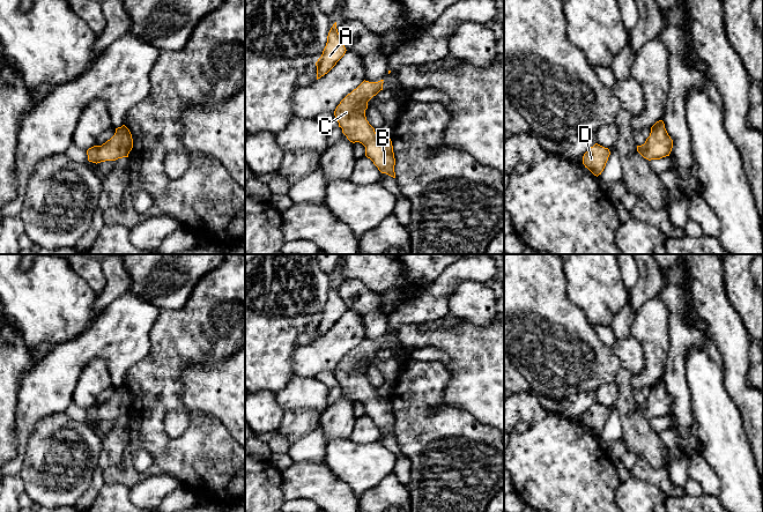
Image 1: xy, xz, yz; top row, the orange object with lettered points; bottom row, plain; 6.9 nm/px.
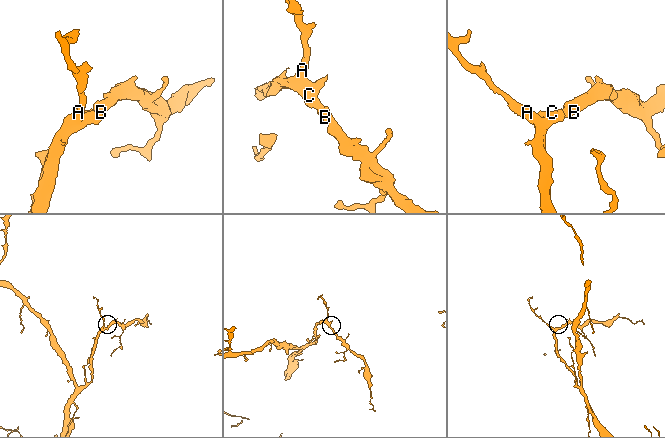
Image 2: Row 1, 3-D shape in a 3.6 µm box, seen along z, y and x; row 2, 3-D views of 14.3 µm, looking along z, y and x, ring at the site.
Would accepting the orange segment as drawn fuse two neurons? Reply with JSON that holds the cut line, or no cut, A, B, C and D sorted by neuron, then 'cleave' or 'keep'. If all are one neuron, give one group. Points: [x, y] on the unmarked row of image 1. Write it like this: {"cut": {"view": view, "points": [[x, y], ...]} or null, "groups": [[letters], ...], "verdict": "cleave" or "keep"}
{"cut": null, "groups": [["A", "B", "C", "D"]], "verdict": "keep"}

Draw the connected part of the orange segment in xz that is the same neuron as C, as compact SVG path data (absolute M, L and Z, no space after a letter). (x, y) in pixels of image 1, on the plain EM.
M363 340L348 353L336 365L334 374L347 398L365 406L365 415L370 417L382 432L395 437L395 417L391 398L379 396L365 376L368 361L383 349L383 341Z

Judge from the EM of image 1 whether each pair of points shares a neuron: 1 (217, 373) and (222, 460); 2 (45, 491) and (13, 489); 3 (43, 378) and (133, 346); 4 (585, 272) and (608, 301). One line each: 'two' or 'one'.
1: two
2: two
3: one
4: one

